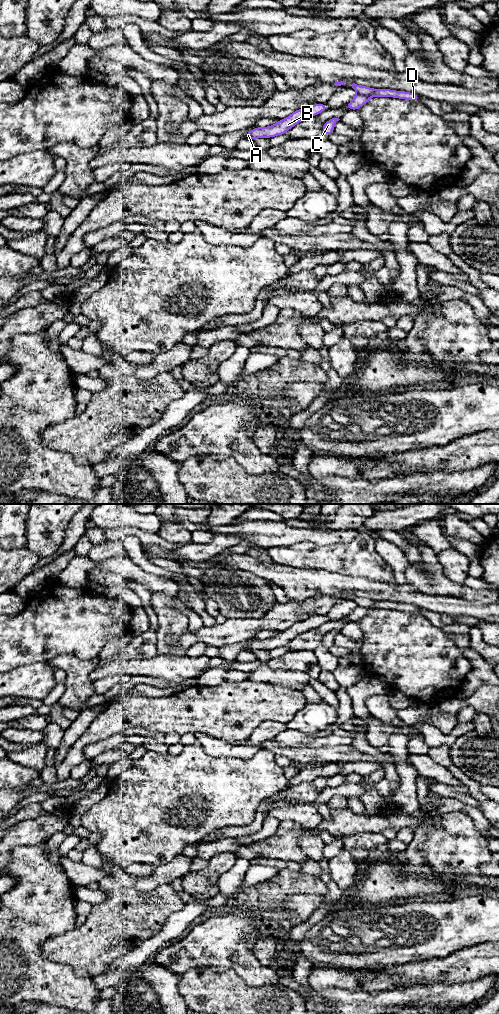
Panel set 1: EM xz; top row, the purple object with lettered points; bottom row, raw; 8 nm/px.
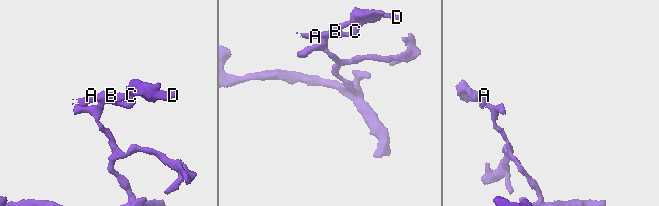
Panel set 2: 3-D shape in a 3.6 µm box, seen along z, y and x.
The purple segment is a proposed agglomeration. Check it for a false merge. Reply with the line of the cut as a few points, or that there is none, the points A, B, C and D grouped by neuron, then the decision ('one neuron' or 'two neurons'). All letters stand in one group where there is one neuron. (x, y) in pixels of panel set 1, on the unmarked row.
cut in xz along (375, 601), (371, 607), (359, 607), (357, 605); A B / C D; two neurons

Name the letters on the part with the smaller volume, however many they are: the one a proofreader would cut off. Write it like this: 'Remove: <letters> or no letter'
Remove: A, B

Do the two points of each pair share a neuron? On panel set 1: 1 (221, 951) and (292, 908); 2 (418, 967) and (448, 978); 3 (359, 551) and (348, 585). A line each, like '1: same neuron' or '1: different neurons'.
1: same neuron
2: same neuron
3: different neurons

